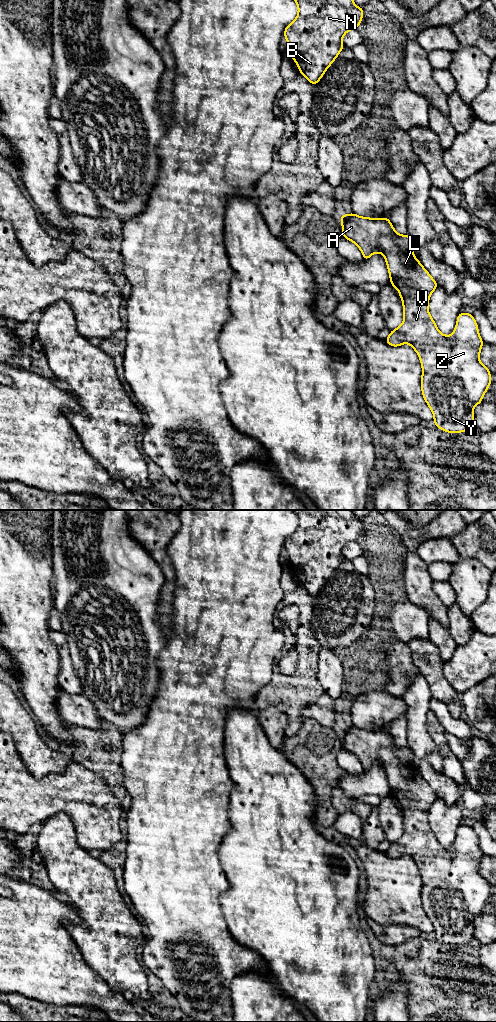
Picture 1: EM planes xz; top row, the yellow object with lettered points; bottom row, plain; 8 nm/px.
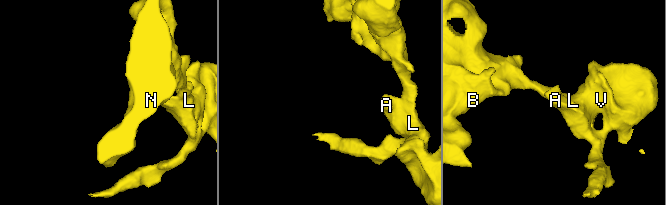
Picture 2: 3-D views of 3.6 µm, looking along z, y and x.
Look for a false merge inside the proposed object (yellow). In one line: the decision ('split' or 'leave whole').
split

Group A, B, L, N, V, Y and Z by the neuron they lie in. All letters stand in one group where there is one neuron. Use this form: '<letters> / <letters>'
A L V Y Z / B N

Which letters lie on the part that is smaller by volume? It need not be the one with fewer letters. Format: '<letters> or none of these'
A, L, V, Y, Z

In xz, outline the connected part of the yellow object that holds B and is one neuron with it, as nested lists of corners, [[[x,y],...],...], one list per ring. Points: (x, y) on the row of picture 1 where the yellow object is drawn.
[[[294,0],[298,5],[298,15],[284,30],[284,37],[288,42],[288,51],[297,64],[300,74],[308,81],[316,85],[326,72],[327,68],[337,58],[344,48],[342,37],[349,30],[357,30],[364,12],[363,8],[357,7],[353,0]]]

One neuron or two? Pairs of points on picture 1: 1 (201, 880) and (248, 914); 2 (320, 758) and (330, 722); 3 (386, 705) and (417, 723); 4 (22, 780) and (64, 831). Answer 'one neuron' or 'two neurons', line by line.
1: two neurons
2: two neurons
3: two neurons
4: two neurons

